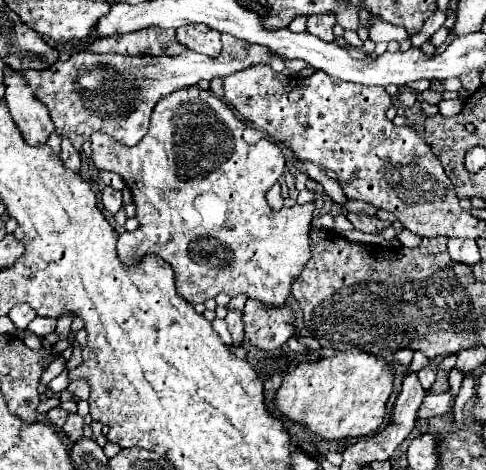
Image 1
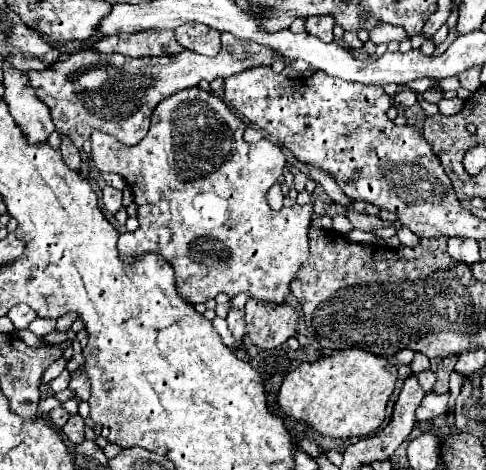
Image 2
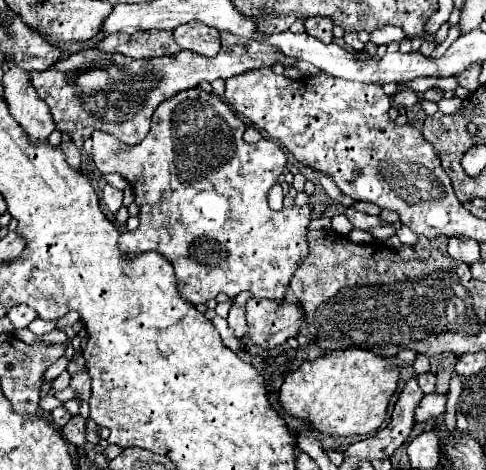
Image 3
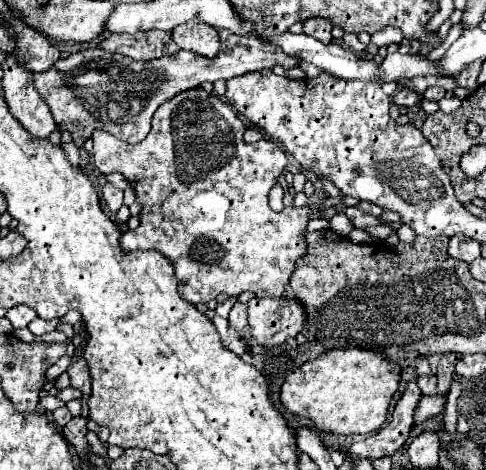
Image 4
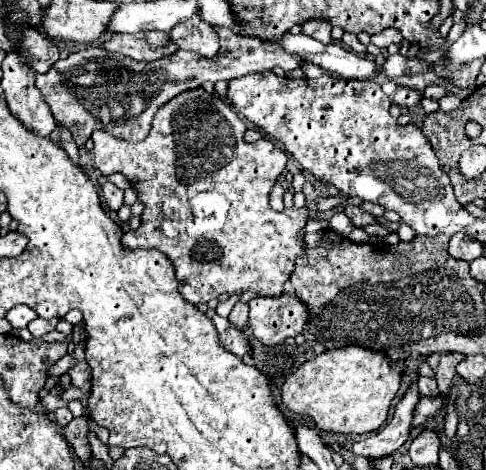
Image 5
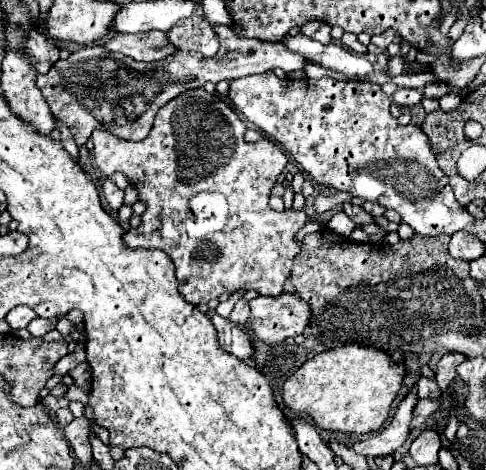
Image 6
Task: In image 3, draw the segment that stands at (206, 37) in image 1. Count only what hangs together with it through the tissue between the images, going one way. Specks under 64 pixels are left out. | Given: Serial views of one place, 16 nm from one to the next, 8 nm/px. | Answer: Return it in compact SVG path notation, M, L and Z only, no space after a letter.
M200 22L178 26L174 30L174 38L184 50L192 50L196 54L216 56L220 52L220 32Z

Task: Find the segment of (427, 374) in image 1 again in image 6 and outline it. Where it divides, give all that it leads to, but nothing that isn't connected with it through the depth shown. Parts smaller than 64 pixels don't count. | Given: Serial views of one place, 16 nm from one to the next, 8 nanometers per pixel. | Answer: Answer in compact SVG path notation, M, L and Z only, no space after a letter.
M422 376L416 386L418 386L418 396L420 398L438 398L440 396L440 390L438 390L434 378L424 378Z

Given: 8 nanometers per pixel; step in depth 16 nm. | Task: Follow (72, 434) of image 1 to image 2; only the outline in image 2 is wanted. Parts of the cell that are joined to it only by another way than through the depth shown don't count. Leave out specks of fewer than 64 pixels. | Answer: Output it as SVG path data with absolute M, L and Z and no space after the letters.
M70 414L68 422L62 426L62 432L70 442L78 444L78 440L82 440L84 436L84 418L80 414Z

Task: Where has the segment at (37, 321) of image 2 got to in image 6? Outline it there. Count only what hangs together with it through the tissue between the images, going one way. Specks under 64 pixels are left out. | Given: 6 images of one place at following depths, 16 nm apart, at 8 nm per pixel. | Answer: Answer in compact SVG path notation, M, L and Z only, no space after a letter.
M36 318L36 320L32 320L32 322L28 324L28 332L30 332L32 336L40 338L40 336L44 336L46 332L54 330L54 328L56 328L56 322L58 322L58 318L52 318L52 320L44 320L44 318Z

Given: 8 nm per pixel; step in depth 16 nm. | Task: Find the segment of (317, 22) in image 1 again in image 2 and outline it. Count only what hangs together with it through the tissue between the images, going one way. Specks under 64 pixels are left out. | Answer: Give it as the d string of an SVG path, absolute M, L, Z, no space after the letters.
M310 16L306 20L306 32L310 32L312 36L318 36L324 42L332 42L334 24L336 24L336 20L332 16Z

